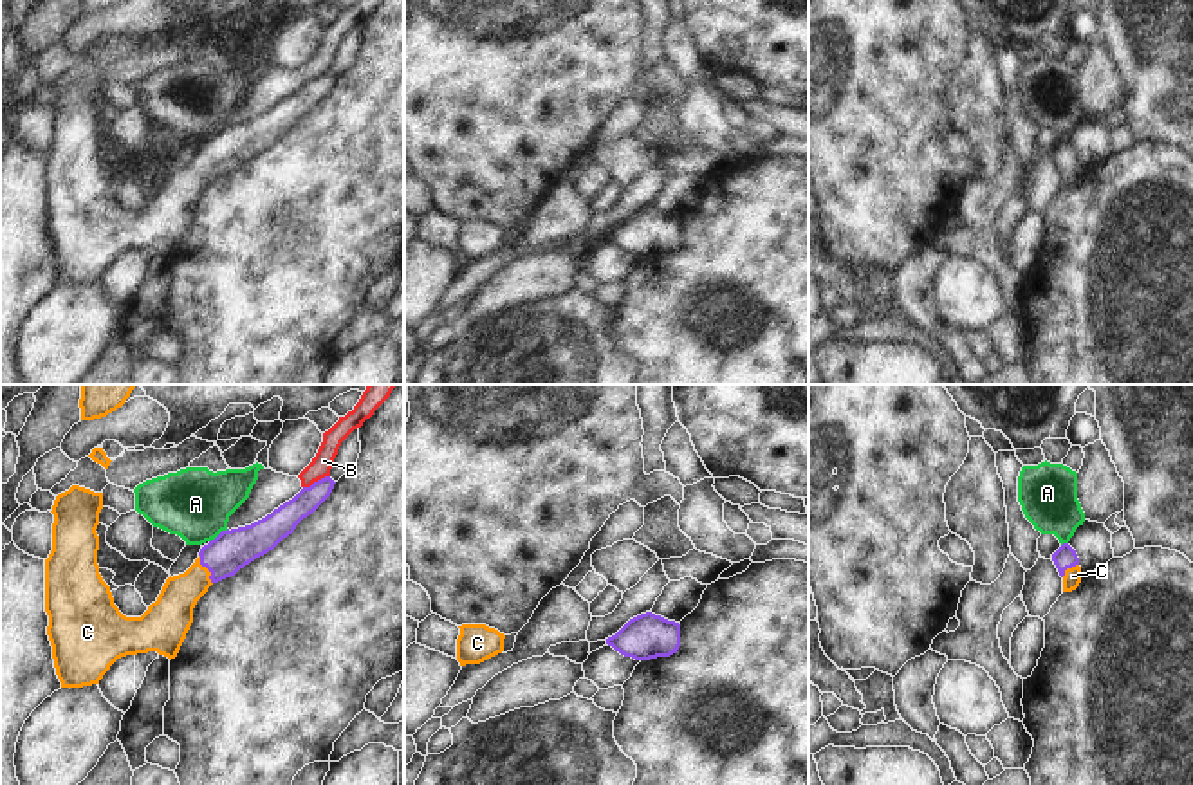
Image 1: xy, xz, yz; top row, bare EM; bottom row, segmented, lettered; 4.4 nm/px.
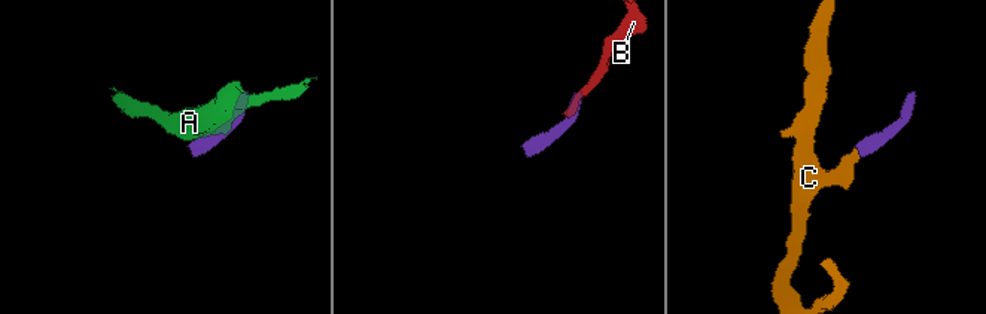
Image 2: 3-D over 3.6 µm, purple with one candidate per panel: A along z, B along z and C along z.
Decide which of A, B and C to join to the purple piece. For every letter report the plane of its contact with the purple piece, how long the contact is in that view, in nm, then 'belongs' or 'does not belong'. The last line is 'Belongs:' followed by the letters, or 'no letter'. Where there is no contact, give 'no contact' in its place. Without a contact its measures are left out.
A: xy | 110 nm | does not belong
B: xy | 130 nm | does not belong
C: xy | 150 nm | belongs
Belongs: C

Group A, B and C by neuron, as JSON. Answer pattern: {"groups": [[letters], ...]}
{"groups": [["A"], ["B"], ["C"]]}

